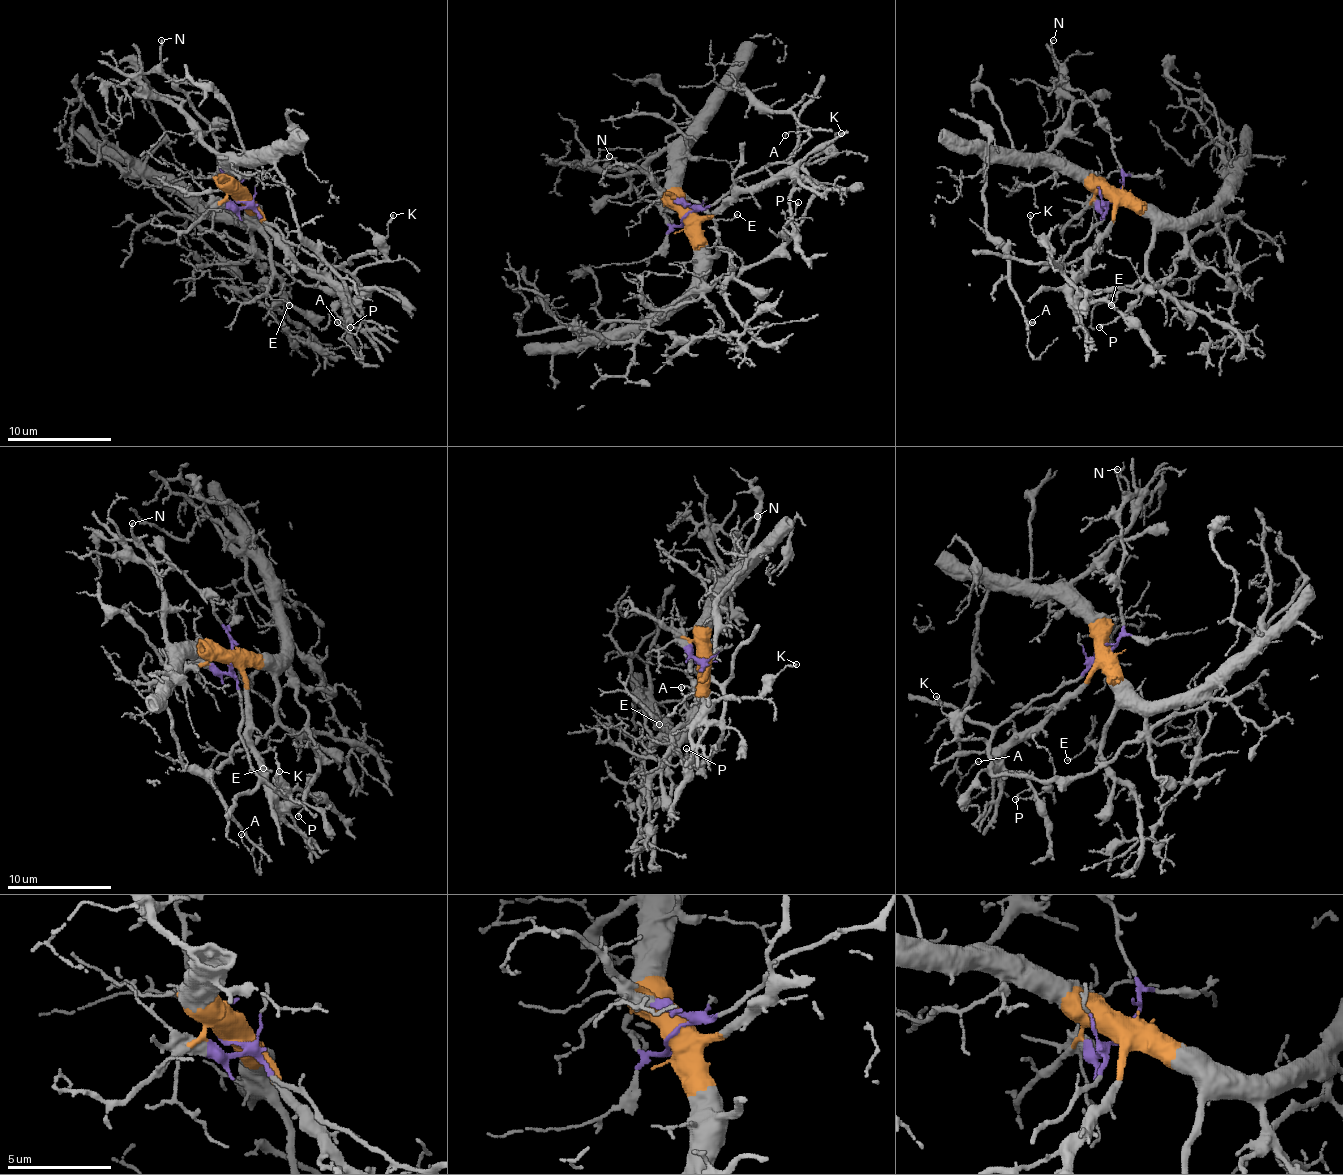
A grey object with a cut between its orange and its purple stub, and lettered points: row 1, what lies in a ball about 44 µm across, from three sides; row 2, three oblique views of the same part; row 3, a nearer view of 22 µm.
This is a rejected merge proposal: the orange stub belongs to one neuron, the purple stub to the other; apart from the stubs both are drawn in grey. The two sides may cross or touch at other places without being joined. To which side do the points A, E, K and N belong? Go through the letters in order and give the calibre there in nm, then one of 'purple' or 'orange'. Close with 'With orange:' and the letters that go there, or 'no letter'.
A: 100 nm thick; orange
E: 110 nm thick; orange
K: 130 nm thick; purple
N: 110 nm thick; purple
With orange: A, E

